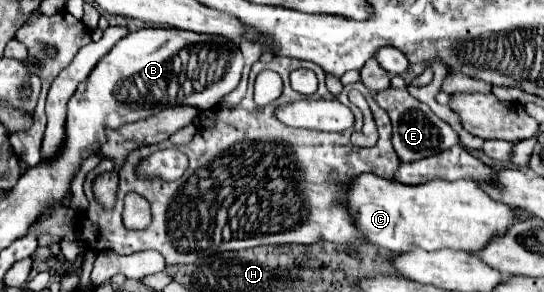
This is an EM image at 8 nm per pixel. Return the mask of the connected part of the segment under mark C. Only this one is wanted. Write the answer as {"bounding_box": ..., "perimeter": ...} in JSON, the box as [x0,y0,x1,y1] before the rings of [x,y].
{"bounding_box":[347,174,515,254],"perimeter":[[[363,174],[351,182],[351,190],[347,198],[349,198],[349,214],[357,230],[363,232],[371,244],[389,248],[399,254],[413,248],[423,248],[427,252],[441,250],[441,248],[479,252],[485,248],[487,240],[491,242],[493,236],[505,234],[515,224],[513,210],[499,200],[491,200],[491,196],[485,190],[481,190],[473,180],[455,180],[455,182],[431,180],[419,186],[405,186],[373,174]]]}

